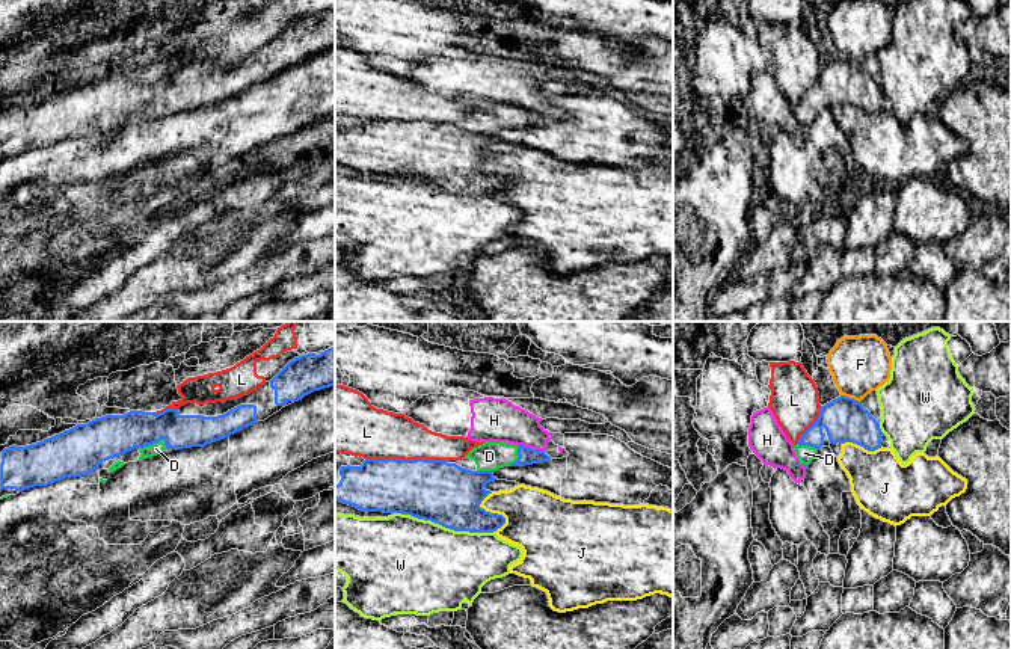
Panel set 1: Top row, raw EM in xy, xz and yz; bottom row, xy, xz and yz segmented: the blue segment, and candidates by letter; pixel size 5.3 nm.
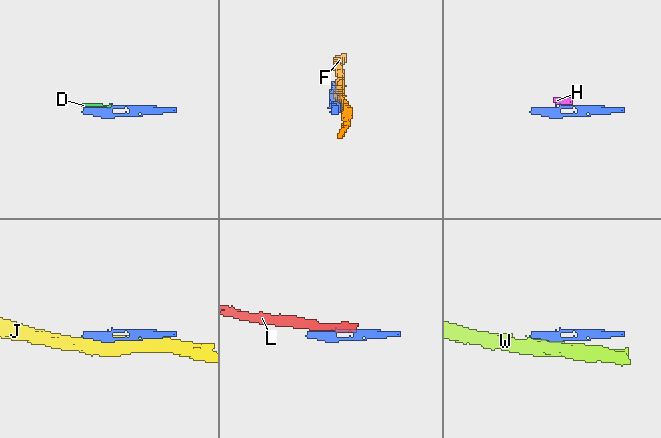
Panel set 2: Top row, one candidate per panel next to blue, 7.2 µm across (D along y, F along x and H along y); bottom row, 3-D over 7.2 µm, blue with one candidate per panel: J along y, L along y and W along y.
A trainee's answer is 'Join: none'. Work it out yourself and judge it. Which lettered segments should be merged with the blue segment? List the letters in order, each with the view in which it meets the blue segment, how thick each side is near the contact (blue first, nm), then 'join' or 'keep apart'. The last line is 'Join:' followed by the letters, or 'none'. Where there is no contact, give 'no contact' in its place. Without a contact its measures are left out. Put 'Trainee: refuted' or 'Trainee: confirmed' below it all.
D: meets blue in xy; 220 nm thick on the blue side, 60 nm on the other; join
F: meets blue in yz; 240 nm thick on the blue side, 300 nm on the other; keep apart
H: meets blue in xz; 100 nm thick on the blue side, 240 nm on the other; keep apart
J: meets blue in xz; 320 nm thick on the blue side, 340 nm on the other; keep apart
L: meets blue in xz; 320 nm thick on the blue side, 280 nm on the other; keep apart
W: meets blue in xz; 320 nm thick on the blue side, 480 nm on the other; keep apart
Join: D
Trainee: refuted

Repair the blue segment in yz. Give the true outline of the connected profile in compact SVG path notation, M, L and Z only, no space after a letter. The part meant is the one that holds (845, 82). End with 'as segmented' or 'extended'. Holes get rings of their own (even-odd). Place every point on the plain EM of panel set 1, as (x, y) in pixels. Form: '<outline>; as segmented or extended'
M840 57L821 68L818 82L801 97L794 112L807 130L821 109L853 104L868 113L875 113L881 110L883 98L880 85L863 69L862 63Z; extended

